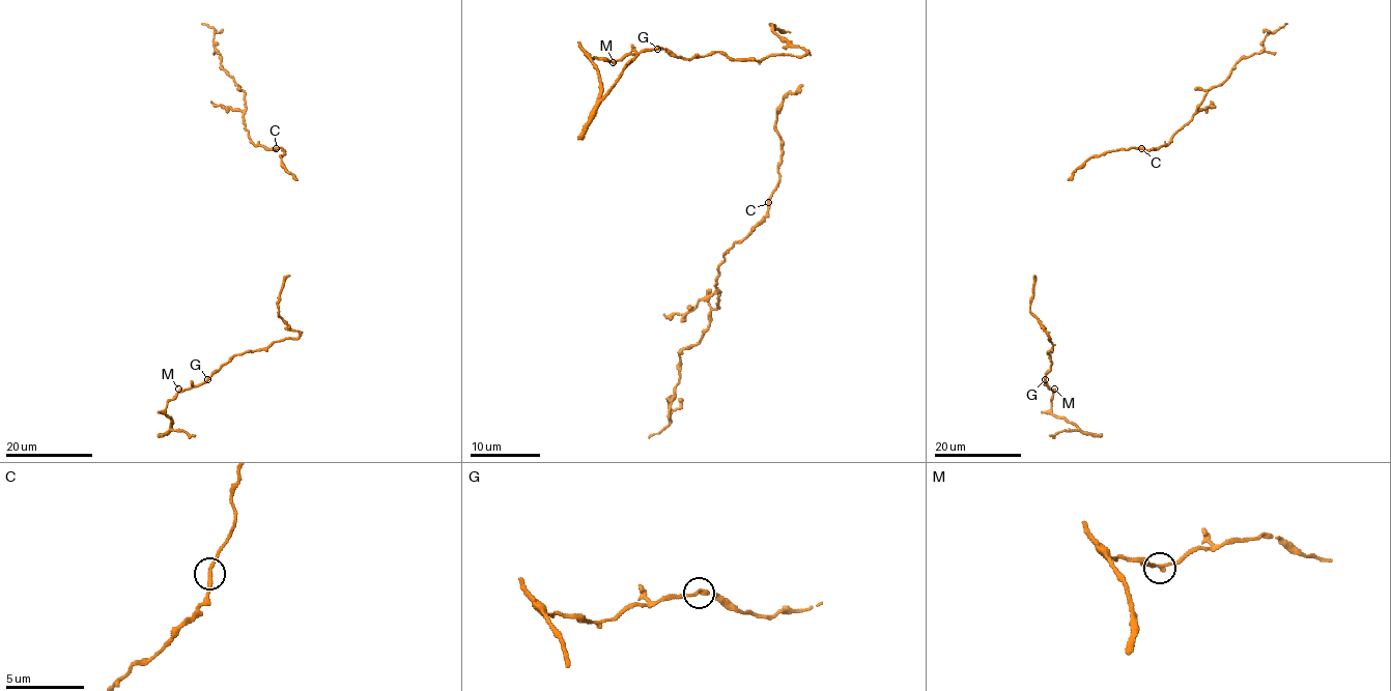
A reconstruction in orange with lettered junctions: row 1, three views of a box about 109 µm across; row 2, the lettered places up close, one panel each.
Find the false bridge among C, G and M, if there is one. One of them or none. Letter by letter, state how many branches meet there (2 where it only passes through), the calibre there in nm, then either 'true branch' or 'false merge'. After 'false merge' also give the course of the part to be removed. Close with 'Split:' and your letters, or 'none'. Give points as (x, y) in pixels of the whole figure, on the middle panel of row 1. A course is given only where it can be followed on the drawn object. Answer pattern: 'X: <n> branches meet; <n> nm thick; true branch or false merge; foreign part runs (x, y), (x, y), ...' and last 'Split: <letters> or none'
C: 2 branches meet; 240 nm thick; true branch
G: 2 branches meet; 240 nm thick; true branch
M: 2 branches meet; 240 nm thick; true branch
Split: none

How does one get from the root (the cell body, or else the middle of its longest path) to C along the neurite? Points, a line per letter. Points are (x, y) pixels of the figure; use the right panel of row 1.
C: (1068, 180), (1090, 157), (1117, 149), (1140, 148)

